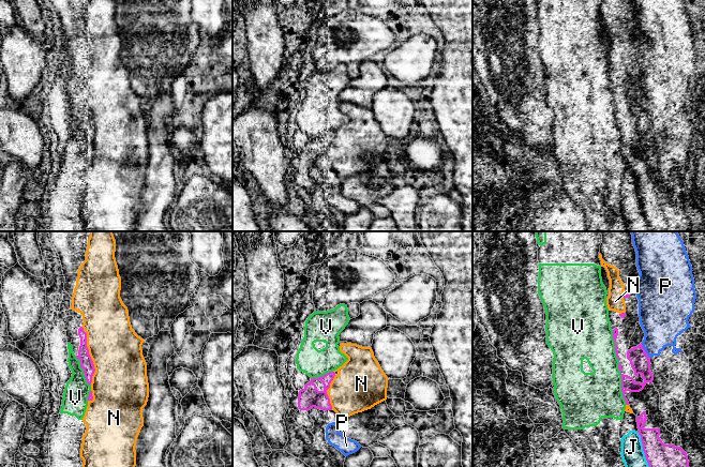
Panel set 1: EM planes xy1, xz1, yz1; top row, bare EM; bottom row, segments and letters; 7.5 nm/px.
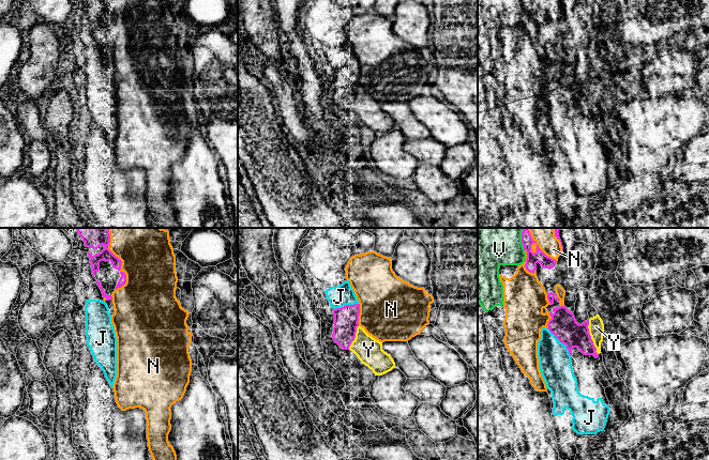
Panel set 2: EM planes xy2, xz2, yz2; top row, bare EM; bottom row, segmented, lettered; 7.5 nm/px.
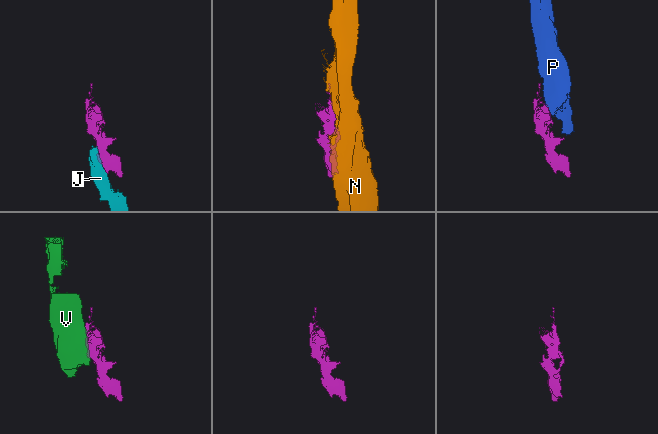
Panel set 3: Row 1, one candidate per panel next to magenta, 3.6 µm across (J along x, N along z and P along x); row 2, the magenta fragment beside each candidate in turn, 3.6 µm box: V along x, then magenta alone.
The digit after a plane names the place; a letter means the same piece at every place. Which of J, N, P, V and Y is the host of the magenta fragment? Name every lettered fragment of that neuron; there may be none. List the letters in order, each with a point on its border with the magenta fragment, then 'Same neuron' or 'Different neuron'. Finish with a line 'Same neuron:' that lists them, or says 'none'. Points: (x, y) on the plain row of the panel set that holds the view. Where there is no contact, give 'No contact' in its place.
J: Touches magenta at yz1 (644, 212). Same neuron
N: Touches magenta at xy1 (89, 116). Different neuron
P: Touches magenta at yz1 (644, 110). Different neuron
V: Touches magenta at yz1 (618, 127). Different neuron
Y: Touches magenta at yz2 (590, 97). Different neuron
Same neuron: J

